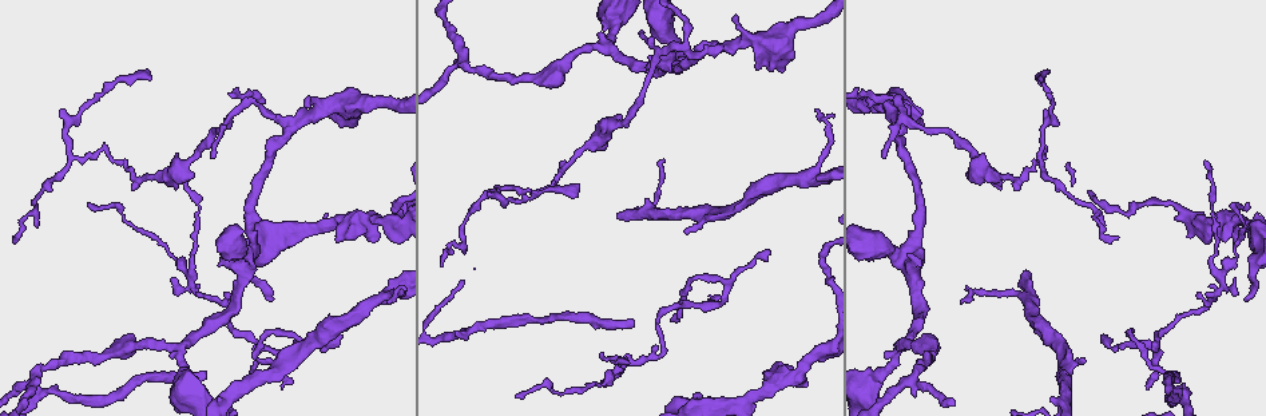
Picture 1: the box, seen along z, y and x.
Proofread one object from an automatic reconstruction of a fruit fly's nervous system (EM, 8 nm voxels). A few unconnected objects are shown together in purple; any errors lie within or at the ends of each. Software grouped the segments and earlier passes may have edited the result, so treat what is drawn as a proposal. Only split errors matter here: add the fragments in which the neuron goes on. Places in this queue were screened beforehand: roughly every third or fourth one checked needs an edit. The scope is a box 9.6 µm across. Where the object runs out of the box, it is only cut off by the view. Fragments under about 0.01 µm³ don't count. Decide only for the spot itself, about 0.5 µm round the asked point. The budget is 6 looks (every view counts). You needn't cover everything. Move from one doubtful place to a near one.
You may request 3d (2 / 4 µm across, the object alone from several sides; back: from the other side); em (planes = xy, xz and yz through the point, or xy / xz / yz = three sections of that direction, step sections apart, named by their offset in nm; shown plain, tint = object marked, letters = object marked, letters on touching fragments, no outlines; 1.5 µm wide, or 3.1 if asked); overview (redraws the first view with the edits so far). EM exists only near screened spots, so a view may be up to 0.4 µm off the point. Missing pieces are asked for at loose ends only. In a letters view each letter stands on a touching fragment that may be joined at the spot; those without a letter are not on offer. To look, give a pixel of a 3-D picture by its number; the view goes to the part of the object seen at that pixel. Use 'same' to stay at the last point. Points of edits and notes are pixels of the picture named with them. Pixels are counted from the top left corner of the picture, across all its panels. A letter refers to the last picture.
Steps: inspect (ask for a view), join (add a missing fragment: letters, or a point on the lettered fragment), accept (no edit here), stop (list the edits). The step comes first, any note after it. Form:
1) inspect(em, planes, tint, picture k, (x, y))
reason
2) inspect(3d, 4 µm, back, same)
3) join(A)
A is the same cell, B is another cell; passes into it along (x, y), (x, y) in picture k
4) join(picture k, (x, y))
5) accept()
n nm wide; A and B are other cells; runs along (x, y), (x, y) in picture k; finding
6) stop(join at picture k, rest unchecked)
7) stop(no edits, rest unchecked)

inspect(em, planes, letters, picture 1, (266, 299))
thin end

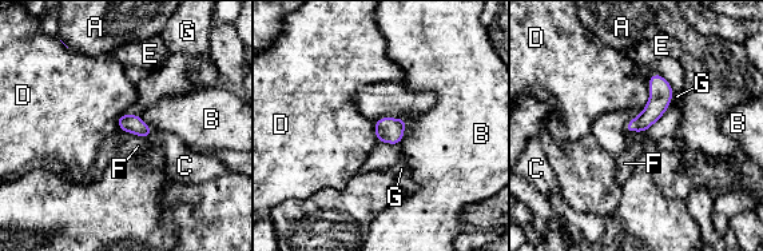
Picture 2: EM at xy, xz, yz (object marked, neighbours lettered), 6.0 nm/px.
accept()
A, B, C, D, E, F and G are other cells; border along (650, 79), (648, 102), (642, 111) in picture 2; no lettered fragment goes on from it

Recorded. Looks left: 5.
inspect(3d, 2 µm, picture 1, (1147, 388))
tapers out

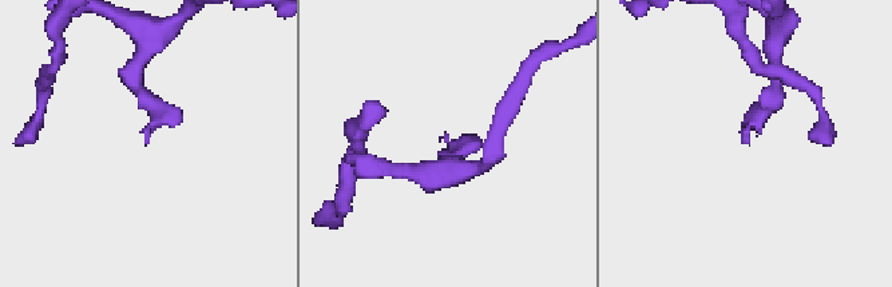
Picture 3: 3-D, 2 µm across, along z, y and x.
inspect(em, planes, letters, picture 3, (144, 145))

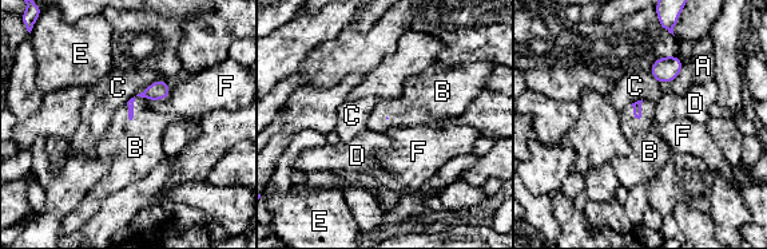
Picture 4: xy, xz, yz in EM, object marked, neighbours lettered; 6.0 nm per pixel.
join(B)
B is the same cell, A, C, D, E and F are other cells; passes into it along (130, 103), (132, 103), (136, 145) in picture 4; the neuron continues

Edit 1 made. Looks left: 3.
inspect(overview)

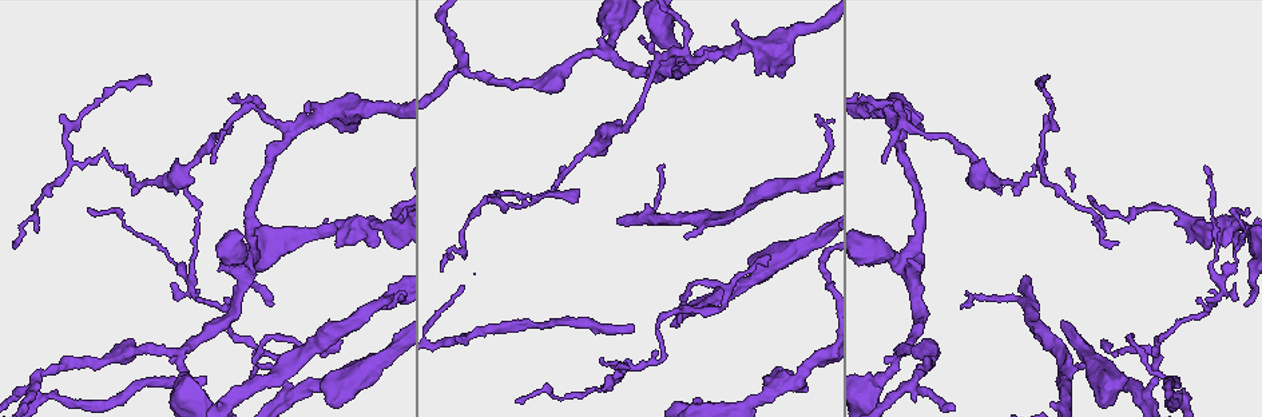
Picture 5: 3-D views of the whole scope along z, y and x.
inspect(em, planes, letters, picture 5, (817, 116))
tapers out

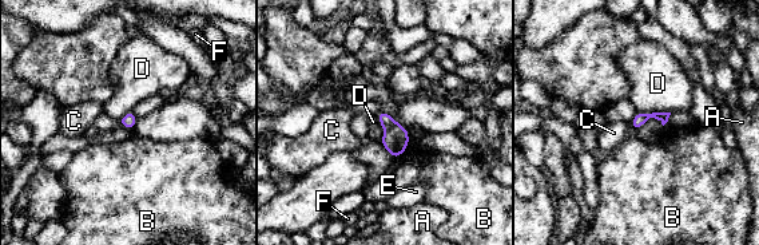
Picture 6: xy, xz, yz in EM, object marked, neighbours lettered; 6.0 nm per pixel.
accept()
D touches over 200 nm; A, B, C, D, E and F are other cells; border along (638, 111), (671, 113) in picture 6; no lettered fragment goes on from it

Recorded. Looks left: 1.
stop(join at picture 4, rest unchecked)

